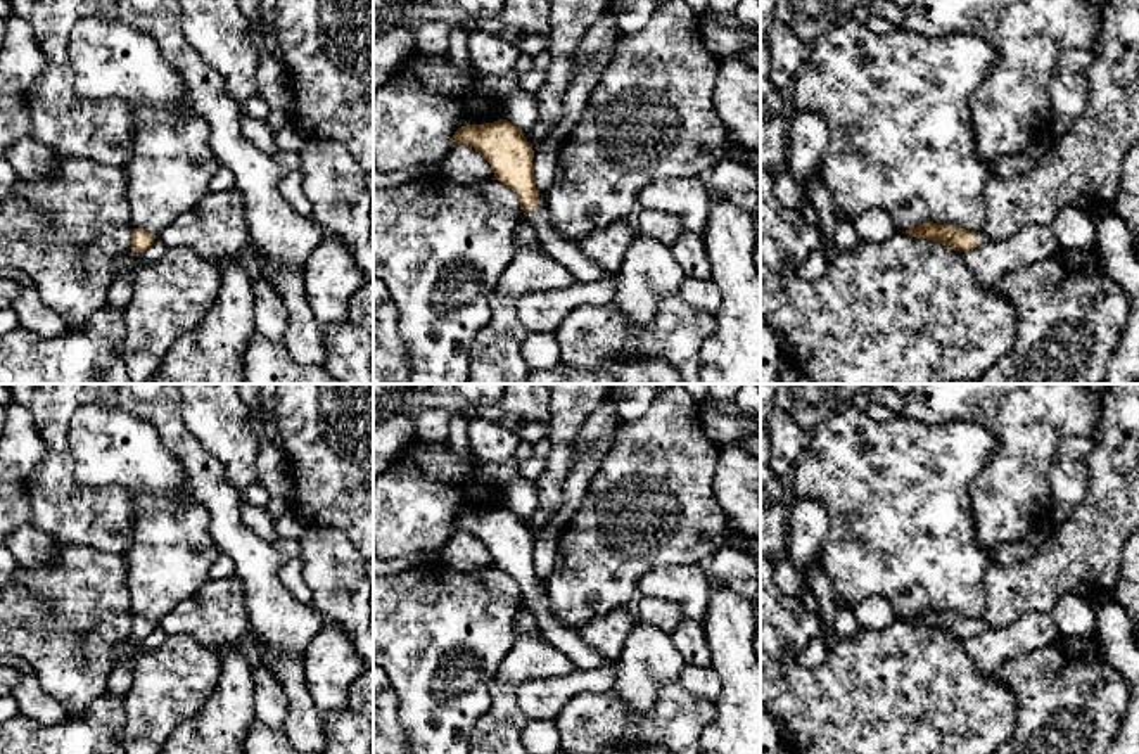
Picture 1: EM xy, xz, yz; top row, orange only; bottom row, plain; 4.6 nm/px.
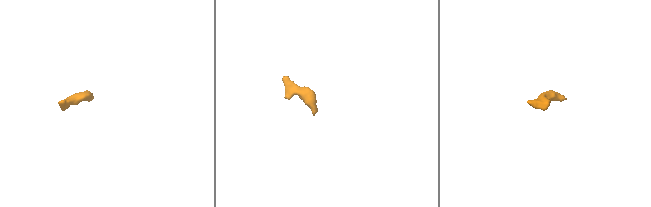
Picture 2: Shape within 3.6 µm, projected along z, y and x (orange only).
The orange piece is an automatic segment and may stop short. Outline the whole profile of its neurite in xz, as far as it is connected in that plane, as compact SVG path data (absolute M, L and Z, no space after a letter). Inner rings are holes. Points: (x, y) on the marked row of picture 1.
M506 119L465 125L455 131L453 142L474 147L489 163L494 178L517 194L522 218L534 227L541 247L577 282L600 282L608 277L612 270L589 259L579 244L565 240L553 227L548 206L539 199L534 183L534 150L522 130Z

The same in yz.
M933 221L921 223L906 230L911 237L926 239L932 242L939 242L954 251L971 251L992 242L992 239L983 230L963 230L954 225L939 225Z

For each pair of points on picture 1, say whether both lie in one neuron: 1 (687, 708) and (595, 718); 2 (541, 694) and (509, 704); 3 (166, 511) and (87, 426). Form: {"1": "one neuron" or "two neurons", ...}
{"1": "one neuron", "2": "two neurons", "3": "one neuron"}

